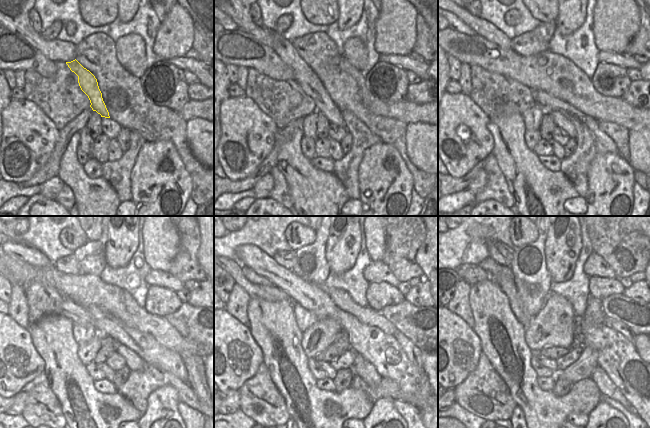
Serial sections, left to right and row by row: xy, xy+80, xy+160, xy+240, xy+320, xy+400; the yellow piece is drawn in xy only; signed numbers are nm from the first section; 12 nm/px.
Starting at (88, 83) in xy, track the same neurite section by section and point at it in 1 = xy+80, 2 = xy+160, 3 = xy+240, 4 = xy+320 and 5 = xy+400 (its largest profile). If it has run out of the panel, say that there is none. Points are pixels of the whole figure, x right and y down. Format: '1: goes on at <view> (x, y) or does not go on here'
1: goes on at xy+80 (309, 82)
2: goes on at xy+160 (485, 29)
3: goes on at xy+240 (134, 362)
4: goes on at xy+320 (363, 368)
5: goes on at xy+400 (605, 385)

